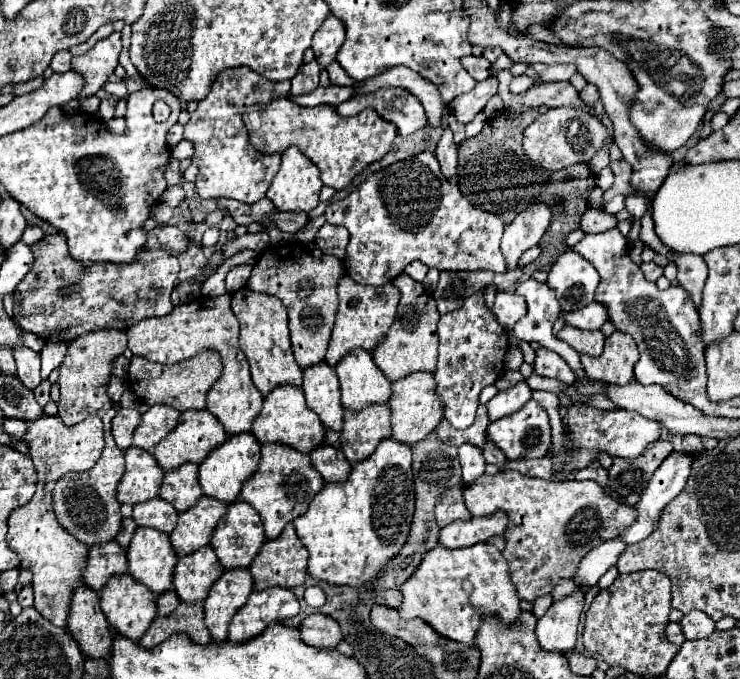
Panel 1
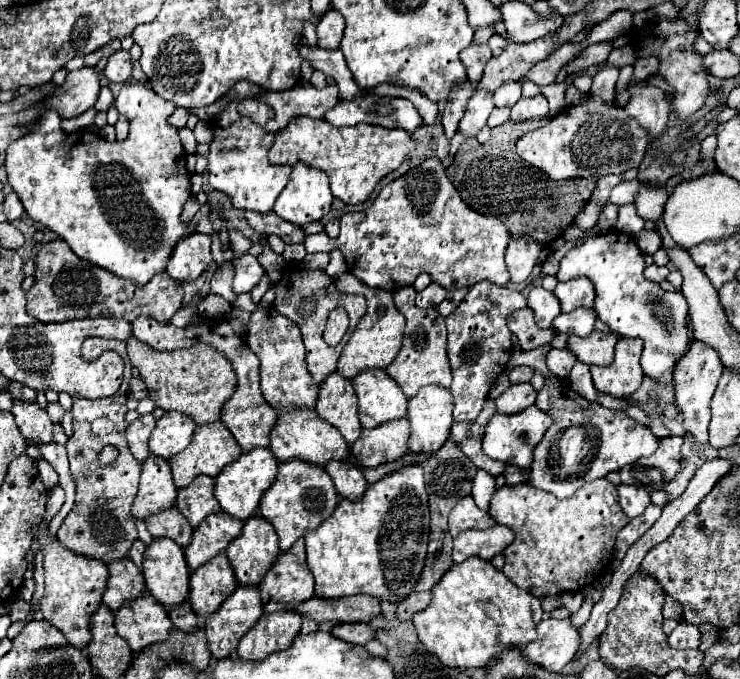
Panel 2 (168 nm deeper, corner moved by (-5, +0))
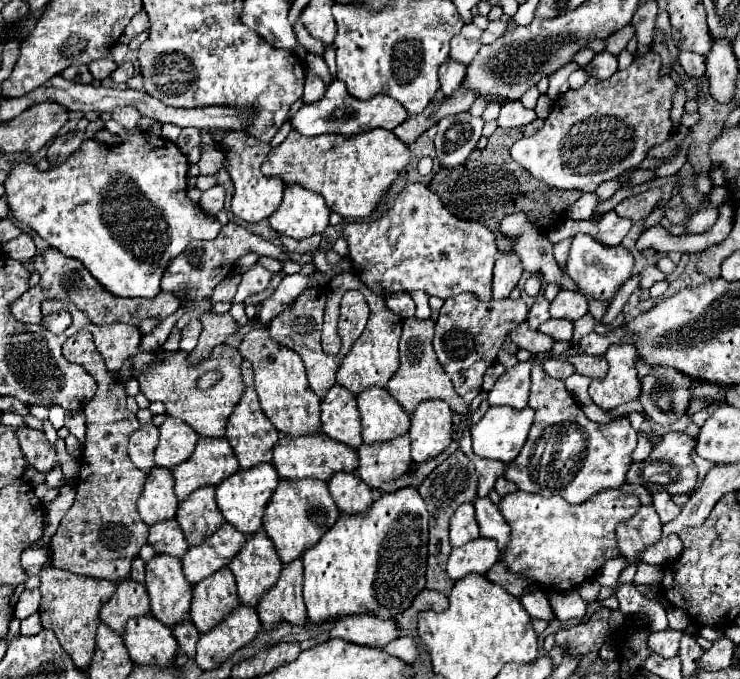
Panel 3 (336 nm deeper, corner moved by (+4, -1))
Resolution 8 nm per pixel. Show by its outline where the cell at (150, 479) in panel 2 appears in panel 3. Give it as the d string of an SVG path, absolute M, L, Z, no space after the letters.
M154 467L146 477L144 491L138 499L138 513L146 525L160 523L162 519L174 519L178 511L178 499L174 495L174 477L170 469Z

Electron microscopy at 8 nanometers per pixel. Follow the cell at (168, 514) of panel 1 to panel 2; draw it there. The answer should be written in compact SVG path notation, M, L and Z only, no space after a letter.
M175 506L161 510L157 514L151 514L145 520L145 524L153 538L167 536L167 538L175 540L179 546L187 546L191 540L191 534L193 534L191 524L187 522L187 518L183 518L183 514Z

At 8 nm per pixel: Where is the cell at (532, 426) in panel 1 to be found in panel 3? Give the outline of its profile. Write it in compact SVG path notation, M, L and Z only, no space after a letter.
M496 405L496 407L490 407L484 417L470 429L470 435L472 435L472 447L474 447L474 453L478 457L484 457L484 459L498 459L502 463L510 463L514 461L514 457L520 453L520 449L524 447L524 441L528 437L528 431L532 427L532 421L534 421L534 411L530 407L524 407L524 409L512 409L512 407L506 407L506 405Z

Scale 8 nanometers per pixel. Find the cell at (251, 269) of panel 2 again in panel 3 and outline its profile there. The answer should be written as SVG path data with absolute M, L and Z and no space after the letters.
M256 265L252 269L248 269L244 275L242 275L242 283L238 287L238 293L234 297L234 303L242 303L246 297L250 295L256 295L256 293L262 293L270 281L272 281L272 273L268 269L264 269L262 265Z

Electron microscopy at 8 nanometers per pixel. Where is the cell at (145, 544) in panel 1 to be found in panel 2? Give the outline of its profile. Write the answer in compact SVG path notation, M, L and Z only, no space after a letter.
M153 538L143 554L143 576L149 594L165 608L173 608L189 594L189 574L183 548L169 538Z

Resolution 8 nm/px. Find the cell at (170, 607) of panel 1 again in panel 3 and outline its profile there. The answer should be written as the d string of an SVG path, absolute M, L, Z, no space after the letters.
M178 623L172 627L172 633L182 649L182 653L186 653L188 657L194 657L196 655L196 643L200 639L200 633L198 629L194 627L194 623Z

